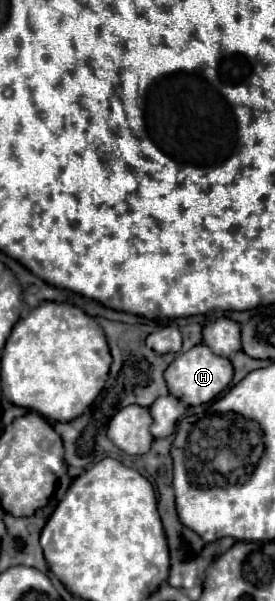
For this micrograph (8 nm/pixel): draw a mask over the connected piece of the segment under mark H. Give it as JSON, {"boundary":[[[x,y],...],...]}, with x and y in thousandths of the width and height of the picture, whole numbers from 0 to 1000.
{"boundary":[[[720,572],[684,586],[647,589],[633,602],[604,612],[604,639],[618,656],[633,656],[647,666],[662,666],[684,676],[720,676],[778,666],[800,652],[829,646],[829,639],[844,636],[844,626],[851,626],[851,612],[836,599],[771,589],[749,572]]]}

